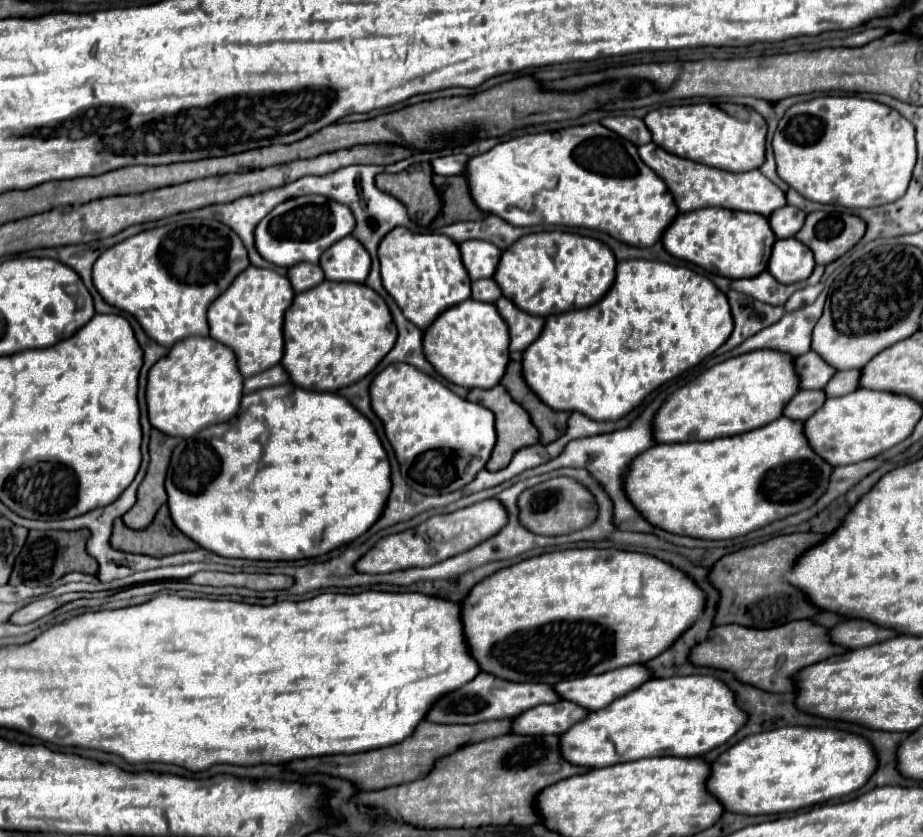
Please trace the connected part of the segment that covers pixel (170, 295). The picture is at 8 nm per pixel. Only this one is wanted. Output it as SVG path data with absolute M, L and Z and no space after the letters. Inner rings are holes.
M185 218L173 224L139 232L105 250L105 254L101 254L93 266L93 282L105 302L133 314L151 340L171 348L175 342L189 336L209 336L207 310L211 302L219 298L219 294L223 294L223 290L231 286L231 282L249 266L251 262L247 250L241 238L229 230L229 226L217 220Z

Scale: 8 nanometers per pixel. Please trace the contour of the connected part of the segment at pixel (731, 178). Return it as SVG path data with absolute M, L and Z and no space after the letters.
M653 142L641 146L639 156L667 184L667 190L673 194L673 200L679 212L689 212L689 210L707 208L707 206L721 206L729 210L743 210L743 212L769 216L773 210L787 204L783 190L779 190L771 180L767 180L759 170L733 174L719 168L709 168L705 164L685 160L675 154L667 154L663 148L655 146Z

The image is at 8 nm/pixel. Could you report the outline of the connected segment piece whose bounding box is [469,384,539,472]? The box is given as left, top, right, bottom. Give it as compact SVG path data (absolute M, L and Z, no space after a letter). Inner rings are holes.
M499 384L499 386L493 386L493 388L489 388L489 390L473 390L469 398L481 402L481 404L487 406L489 410L493 410L493 414L495 414L497 444L495 444L495 448L493 448L493 454L491 454L489 462L487 462L487 468L489 468L491 472L497 472L497 470L505 468L505 466L511 462L511 458L513 458L513 454L515 454L517 450L527 448L527 446L533 446L533 444L539 442L539 432L537 432L537 428L533 426L529 414L509 396L509 392L507 392L501 384Z

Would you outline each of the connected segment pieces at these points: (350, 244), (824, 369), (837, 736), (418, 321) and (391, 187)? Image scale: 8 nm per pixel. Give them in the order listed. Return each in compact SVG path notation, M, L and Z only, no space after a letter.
M353 236L335 242L321 256L321 268L327 280L335 282L365 282L369 276L371 258L365 246Z
M813 350L809 354L803 354L801 358L795 358L795 366L803 390L823 390L829 378L833 378L833 374L837 372Z
M783 726L753 734L711 764L709 790L725 810L739 814L779 814L847 796L863 788L879 766L873 744L853 732L819 726Z
M399 226L381 240L379 262L385 290L401 306L405 318L421 330L427 330L441 312L465 302L471 294L471 278L461 262L461 250L449 236L411 234Z
M421 162L397 174L377 174L375 184L379 190L391 194L405 204L409 218L419 226L427 226L439 212L441 202L431 184L431 166Z

